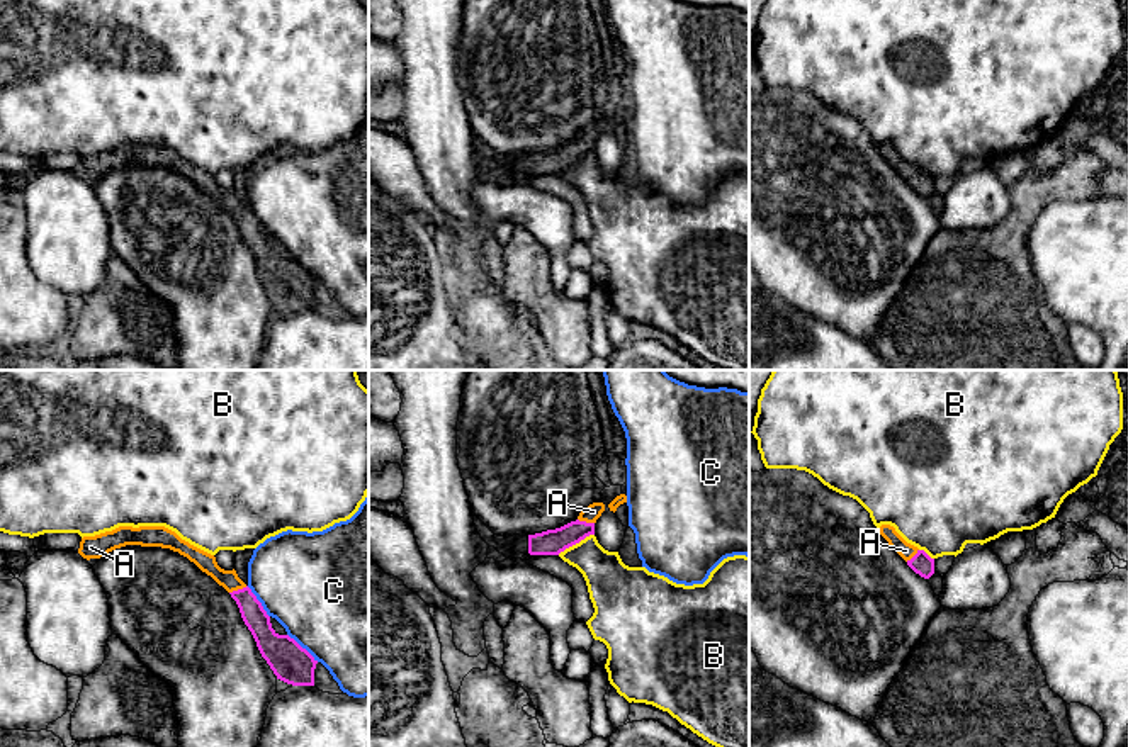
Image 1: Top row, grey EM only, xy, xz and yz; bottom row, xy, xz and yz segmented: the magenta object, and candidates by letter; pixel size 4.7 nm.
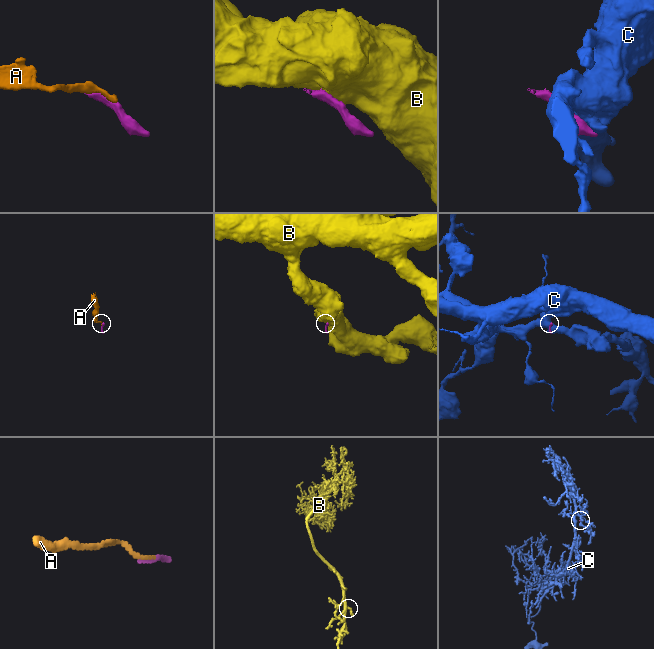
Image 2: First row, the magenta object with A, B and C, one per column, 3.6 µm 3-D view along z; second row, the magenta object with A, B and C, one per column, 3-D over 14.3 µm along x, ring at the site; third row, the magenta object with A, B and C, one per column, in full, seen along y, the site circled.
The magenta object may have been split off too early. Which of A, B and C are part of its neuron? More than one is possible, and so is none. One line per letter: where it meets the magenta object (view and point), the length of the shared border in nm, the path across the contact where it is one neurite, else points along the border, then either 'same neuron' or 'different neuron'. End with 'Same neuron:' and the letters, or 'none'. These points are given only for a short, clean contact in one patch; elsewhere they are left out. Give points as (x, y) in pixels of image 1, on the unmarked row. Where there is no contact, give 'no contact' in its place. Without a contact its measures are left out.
A: meets magenta in xy at (238, 209); contact 90 nm long; same neuron
B: meets magenta in xz at (575, 163); contact 200 nm long; border along xz (593, 153), (558, 174); different neuron
C: meets magenta in xy at (301, 267); contact 200 nm long; different neuron
Same neuron: A

